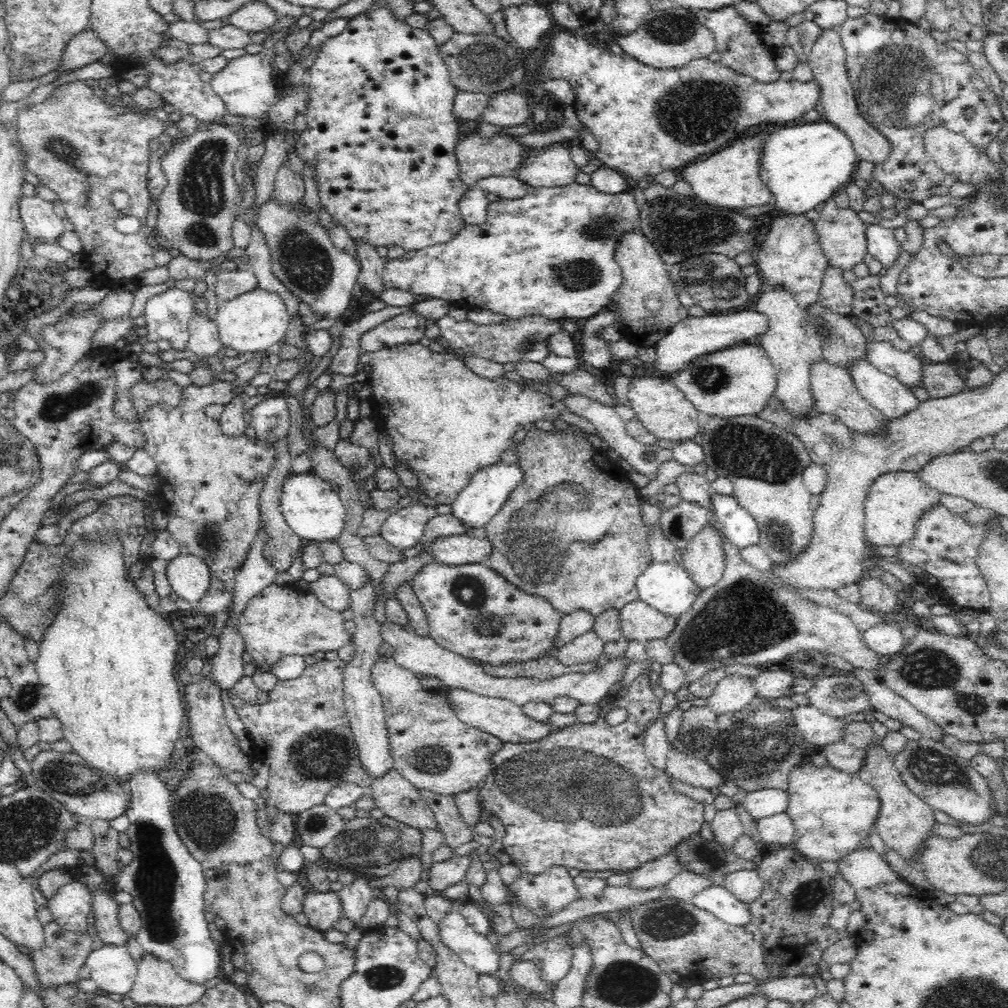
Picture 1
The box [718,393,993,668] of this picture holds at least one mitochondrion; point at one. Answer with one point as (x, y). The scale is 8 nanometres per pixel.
(943, 527)

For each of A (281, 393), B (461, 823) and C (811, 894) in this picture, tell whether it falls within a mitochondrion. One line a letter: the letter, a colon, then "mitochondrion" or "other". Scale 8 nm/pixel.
A: other
B: other
C: mitochondrion

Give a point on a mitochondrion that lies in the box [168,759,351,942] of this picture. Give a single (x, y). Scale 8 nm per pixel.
(211, 822)

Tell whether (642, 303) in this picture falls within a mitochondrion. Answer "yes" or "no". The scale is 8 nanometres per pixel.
no

